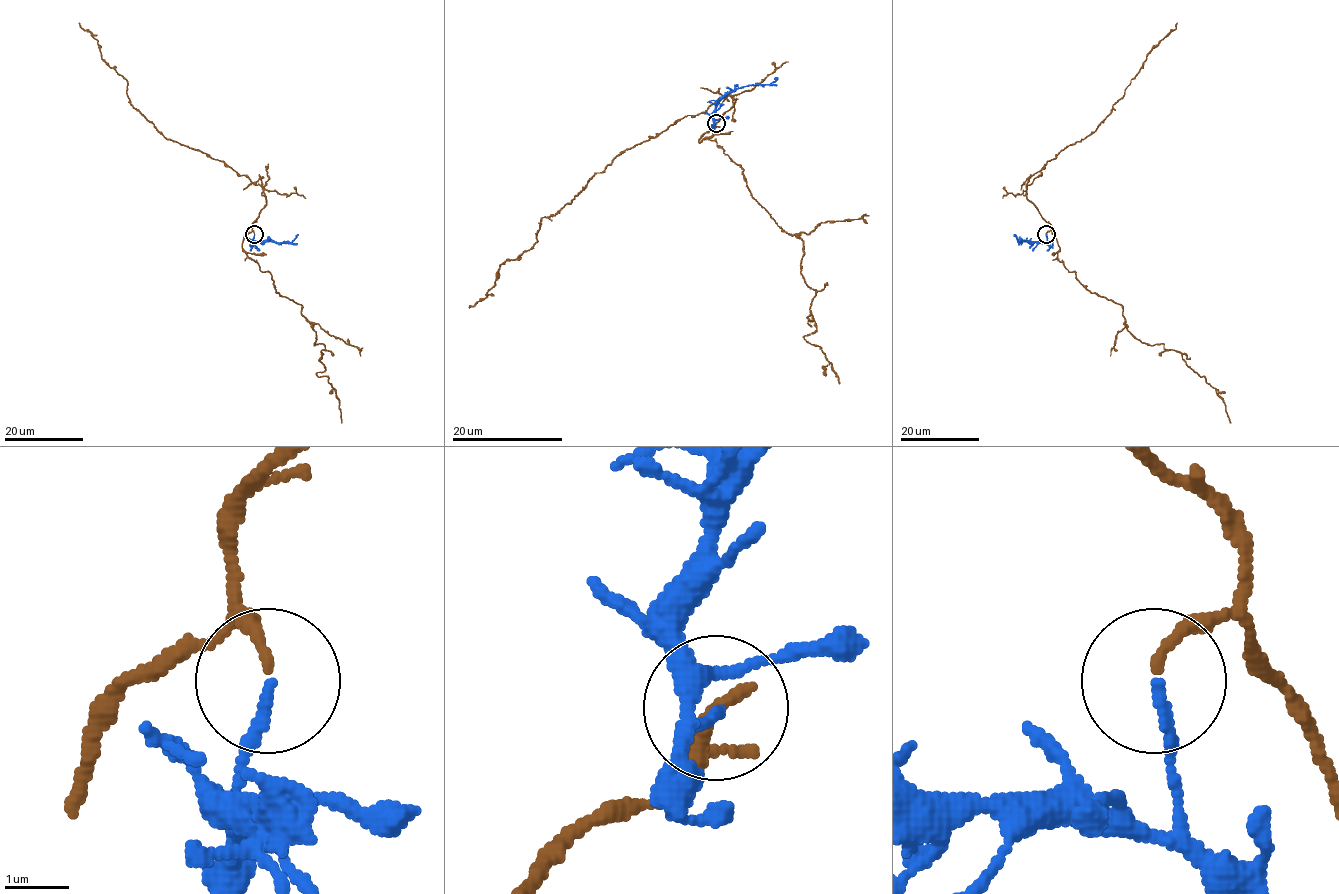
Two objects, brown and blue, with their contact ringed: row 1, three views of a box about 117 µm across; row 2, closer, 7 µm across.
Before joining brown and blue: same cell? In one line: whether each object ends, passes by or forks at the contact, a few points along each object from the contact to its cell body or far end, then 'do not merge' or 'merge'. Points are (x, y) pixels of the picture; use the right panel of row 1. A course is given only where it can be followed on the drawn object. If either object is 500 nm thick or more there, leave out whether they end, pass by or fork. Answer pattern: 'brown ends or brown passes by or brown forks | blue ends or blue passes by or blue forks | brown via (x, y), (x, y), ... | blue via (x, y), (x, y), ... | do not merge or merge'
brown ends | blue ends | brown via (1046, 234), (1051, 226), (1026, 196), (1026, 185), (1064, 148), (1096, 129), (1146, 55), (1177, 22) | blue via (1046, 235), (1046, 243), (1018, 242), (1014, 234) | do not merge

